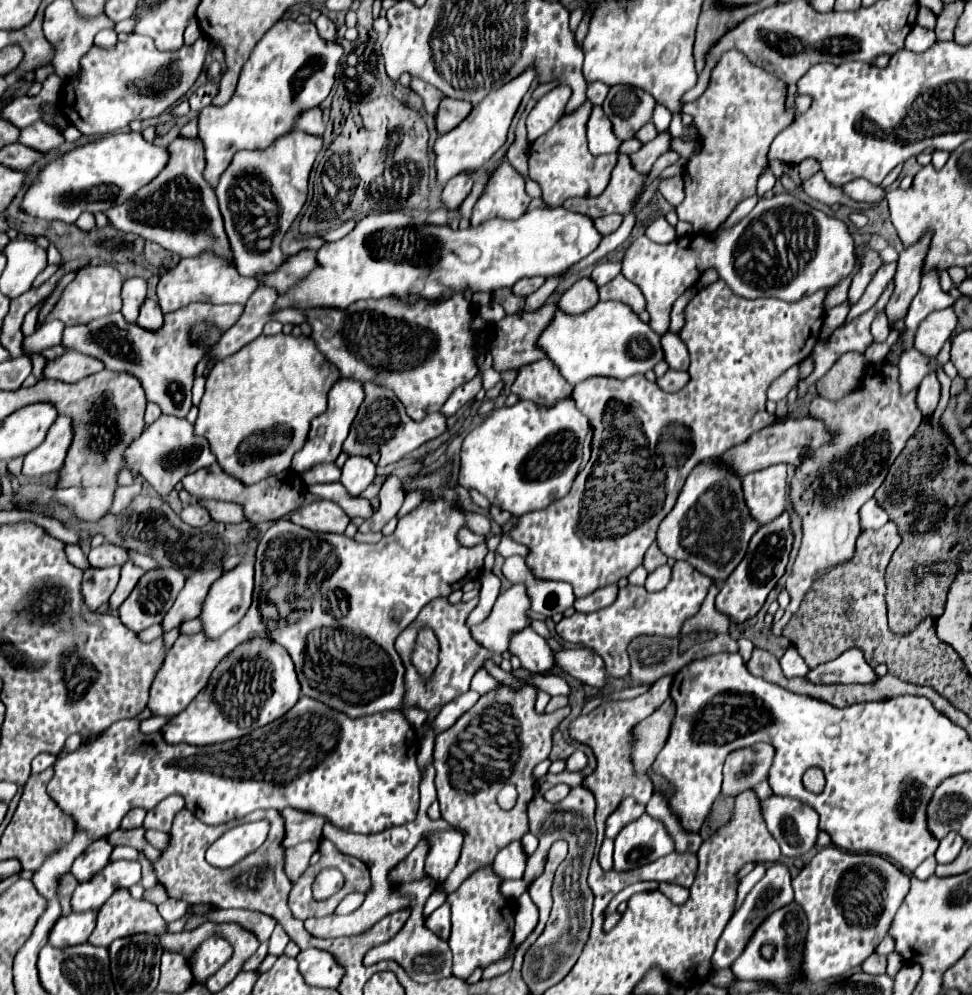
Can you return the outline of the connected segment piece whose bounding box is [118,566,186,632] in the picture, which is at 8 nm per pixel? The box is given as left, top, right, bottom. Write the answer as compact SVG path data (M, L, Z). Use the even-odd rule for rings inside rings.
M160 566L160 568L148 570L140 578L140 582L134 586L134 590L126 598L126 602L118 608L120 620L134 632L140 632L152 624L160 624L160 618L164 618L164 614L170 610L178 592L184 588L184 582L186 582L186 576L182 574L182 570L178 570L174 566Z

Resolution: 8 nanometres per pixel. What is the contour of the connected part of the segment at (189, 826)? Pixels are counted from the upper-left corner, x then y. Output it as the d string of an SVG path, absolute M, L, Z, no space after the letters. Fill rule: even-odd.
M184 808L184 810L180 810L180 814L176 814L176 822L172 824L170 836L172 836L170 846L162 852L162 858L154 862L158 880L166 886L170 898L184 900L190 904L208 902L208 904L214 904L216 908L248 908L248 910L264 912L264 914L276 918L278 924L282 924L284 930L288 932L290 940L296 942L302 950L318 948L318 938L312 936L304 928L302 920L306 916L310 918L310 916L332 914L334 908L338 906L338 900L342 900L348 894L348 892L344 892L344 894L336 894L328 900L314 900L311 886L317 875L317 864L309 866L294 884L288 880L288 876L284 874L284 850L280 846L280 842L284 838L284 820L278 810L256 810L248 816L244 816L242 820L232 820L232 822L218 824L218 826L208 826L208 824L200 822L190 810ZM256 820L270 822L270 834L268 834L266 842L256 852L242 858L238 864L234 864L230 868L214 868L206 862L204 854L210 848L210 844L216 842L216 838L220 838L224 832L228 832L230 828L234 828L238 824L256 822ZM288 892L290 892L290 898L288 898Z

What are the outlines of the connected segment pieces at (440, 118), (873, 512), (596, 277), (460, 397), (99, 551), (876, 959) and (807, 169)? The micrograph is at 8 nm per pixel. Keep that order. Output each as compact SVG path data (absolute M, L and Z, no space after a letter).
M444 98L438 106L438 112L434 116L436 122L436 130L438 134L446 134L452 128L456 128L472 110L470 102L464 100L454 100L454 98Z
M874 498L860 508L860 528L862 528L862 530L868 530L868 528L878 530L878 528L882 528L886 522L888 522L888 514L876 504Z
M604 260L604 262L598 262L594 266L594 272L592 272L592 280L598 284L598 286L604 286L608 284L612 278L616 278L622 270L622 264L620 262L610 262L610 260Z
M478 374L476 378L472 378L470 382L466 382L466 384L462 384L462 386L458 386L458 390L454 390L454 394L452 394L452 398L448 398L448 402L444 404L444 414L446 416L452 416L460 406L464 406L464 404L468 404L472 398L476 398L476 394L482 390L482 376Z
M104 542L98 548L92 548L88 554L88 562L94 568L108 568L108 566L124 566L128 560L128 552L116 544Z
M872 954L872 956L866 958L866 962L862 964L862 970L864 970L866 974L884 974L884 972L886 972L886 956Z
M814 158L802 160L798 166L800 166L800 178L802 178L802 180L808 180L810 176L814 176L814 174L820 170L820 164L818 164Z

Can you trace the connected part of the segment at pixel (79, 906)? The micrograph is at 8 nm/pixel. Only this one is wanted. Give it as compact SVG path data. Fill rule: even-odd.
M128 860L110 862L92 880L76 886L72 894L72 910L74 912L98 910L106 904L106 900L114 894L118 886L134 886L140 880L142 880L142 870L138 862L128 862Z

